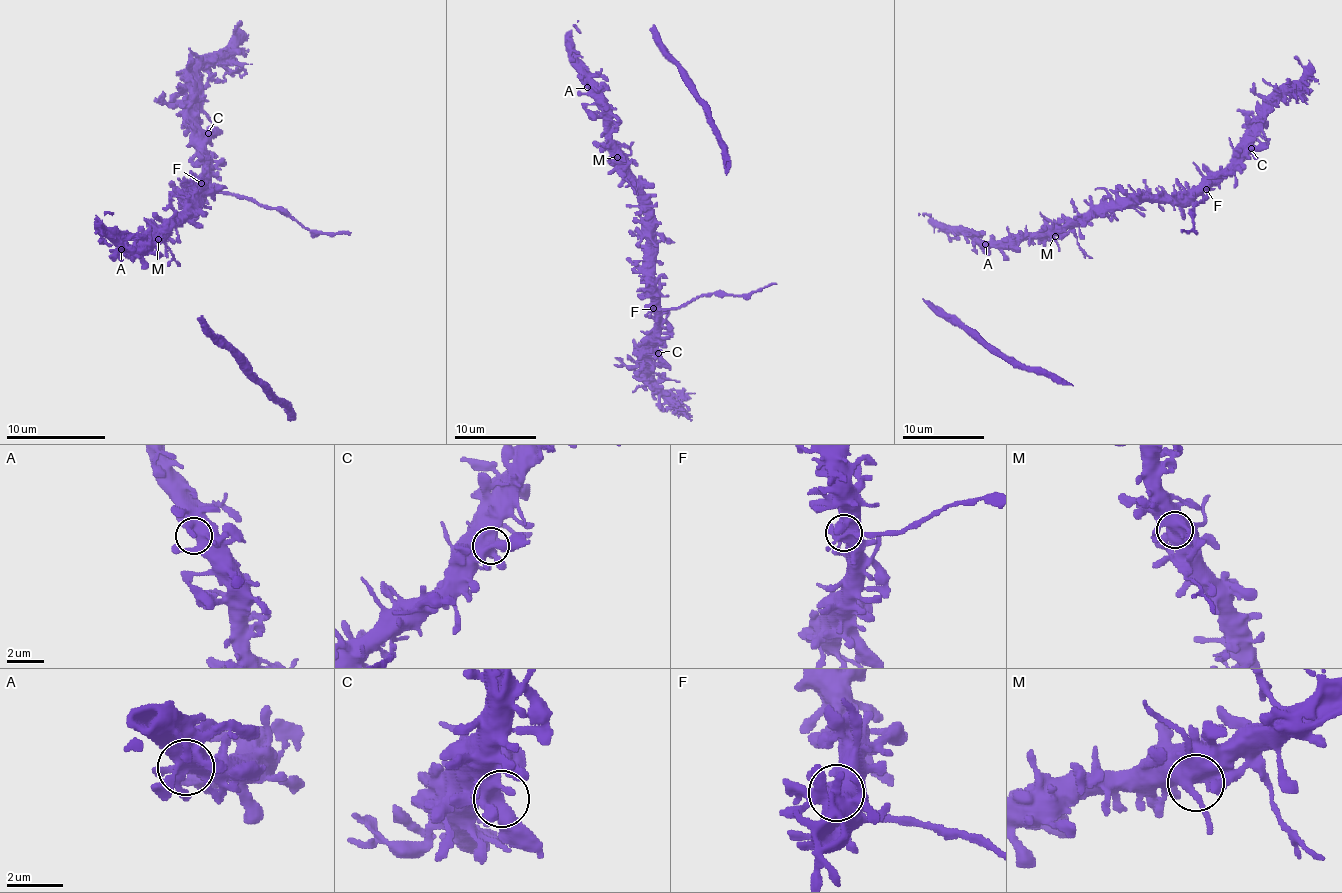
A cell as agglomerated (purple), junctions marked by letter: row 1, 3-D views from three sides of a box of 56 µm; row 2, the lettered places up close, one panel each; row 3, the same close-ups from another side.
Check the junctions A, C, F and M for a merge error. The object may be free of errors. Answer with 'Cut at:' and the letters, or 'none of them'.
Cut at: F

